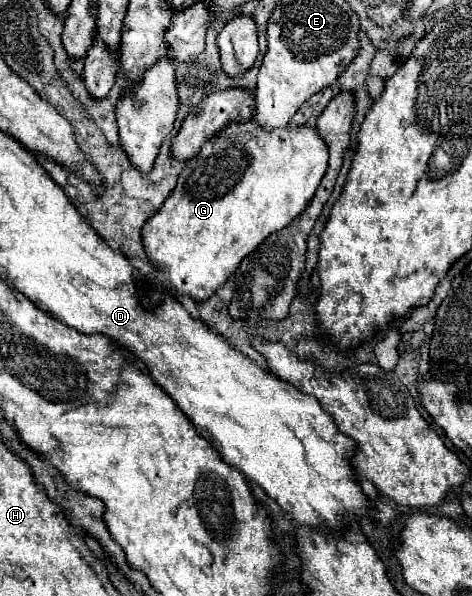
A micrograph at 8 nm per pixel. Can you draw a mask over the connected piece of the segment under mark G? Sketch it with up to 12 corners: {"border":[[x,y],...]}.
{"border":[[228,124],[144,224],[176,298],[206,300],[306,210],[316,128]]}

